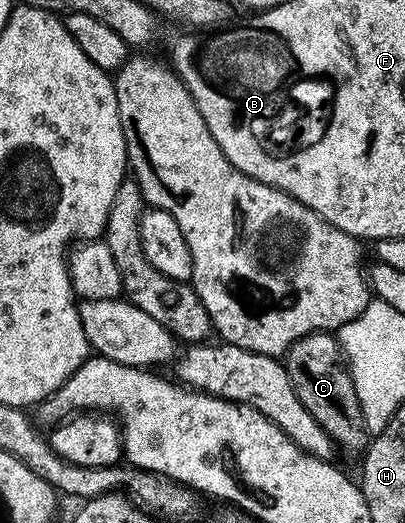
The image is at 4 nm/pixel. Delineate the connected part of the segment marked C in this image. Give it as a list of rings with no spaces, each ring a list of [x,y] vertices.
[[[326,332],[307,334],[287,349],[284,365],[294,384],[297,398],[317,423],[330,434],[335,445],[342,451],[362,452],[369,446],[370,436],[359,420],[361,410],[355,392],[355,384],[349,369],[342,368],[342,352],[337,342]]]

